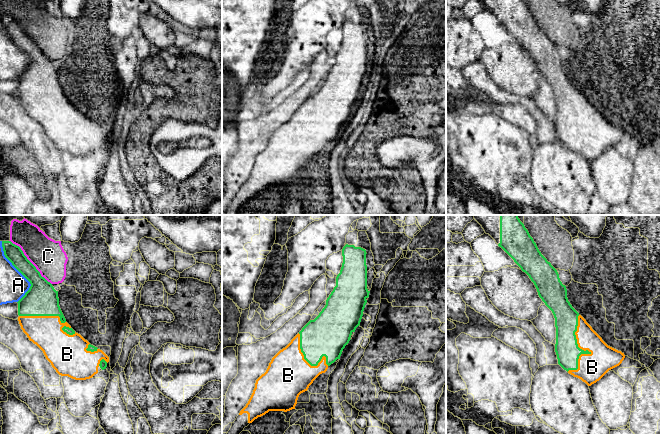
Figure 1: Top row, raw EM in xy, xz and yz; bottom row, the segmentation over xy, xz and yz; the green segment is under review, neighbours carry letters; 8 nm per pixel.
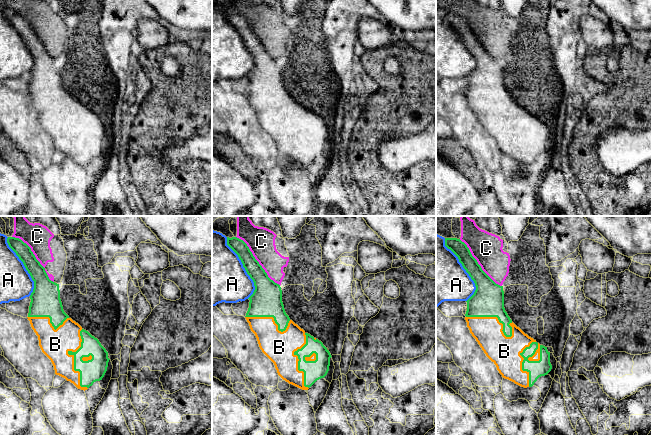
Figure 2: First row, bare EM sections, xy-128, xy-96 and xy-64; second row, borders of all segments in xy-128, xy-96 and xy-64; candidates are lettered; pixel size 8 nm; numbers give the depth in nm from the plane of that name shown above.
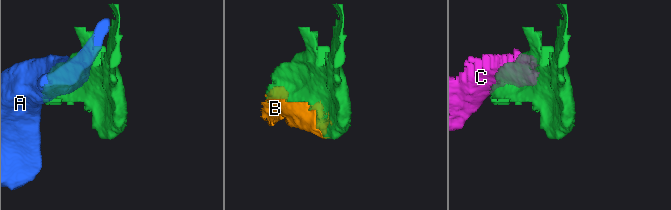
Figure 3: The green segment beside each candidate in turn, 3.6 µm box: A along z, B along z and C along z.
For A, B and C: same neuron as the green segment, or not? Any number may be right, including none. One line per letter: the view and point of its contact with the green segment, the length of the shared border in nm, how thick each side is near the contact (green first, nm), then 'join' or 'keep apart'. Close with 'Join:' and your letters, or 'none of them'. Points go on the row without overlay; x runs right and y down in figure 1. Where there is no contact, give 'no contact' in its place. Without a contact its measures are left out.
A: contact xy (19, 47); length 500 nm; calibres 220 and 220 nm; keep apart
B: contact yz (583, 126); length 460 nm; calibres 190 and 220 nm; join
C: contact xy (29, 37); length 500 nm; calibres 180 and 280 nm; keep apart
Join: B

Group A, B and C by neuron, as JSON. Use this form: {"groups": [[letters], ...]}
{"groups": [["A"], ["B"], ["C"]]}

